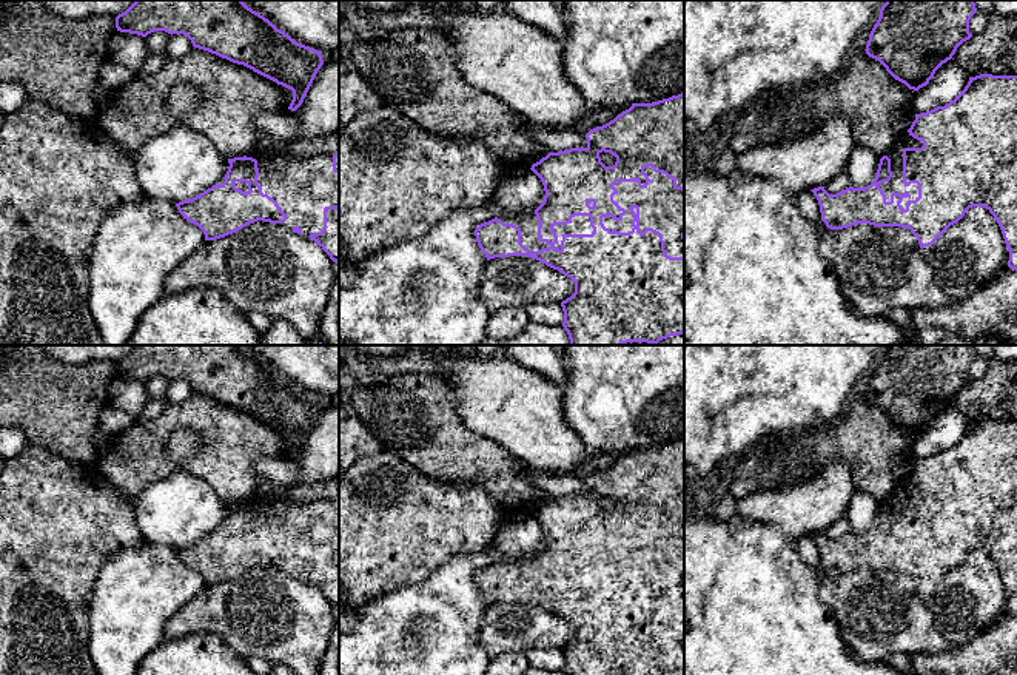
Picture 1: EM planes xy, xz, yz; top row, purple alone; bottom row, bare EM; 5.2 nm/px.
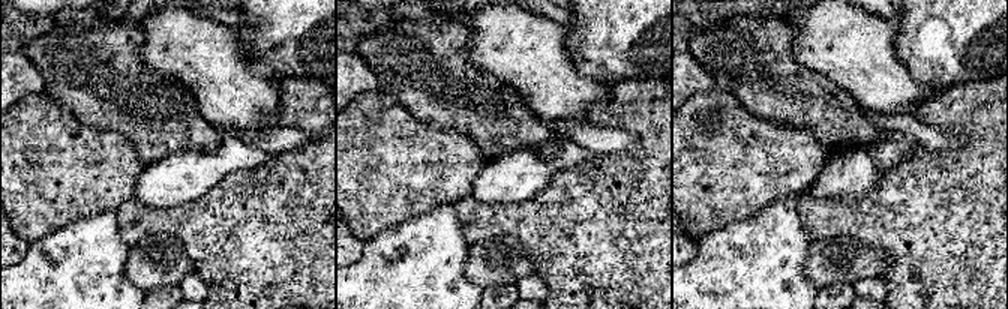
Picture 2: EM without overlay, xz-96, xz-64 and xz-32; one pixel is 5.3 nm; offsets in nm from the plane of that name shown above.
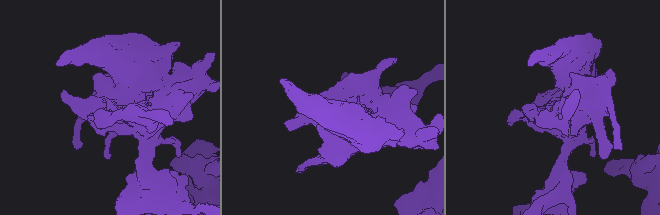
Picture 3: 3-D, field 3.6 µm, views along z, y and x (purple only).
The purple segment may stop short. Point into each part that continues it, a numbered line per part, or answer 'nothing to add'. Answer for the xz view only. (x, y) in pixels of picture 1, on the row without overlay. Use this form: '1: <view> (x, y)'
1: xz (661, 552)

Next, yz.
1: yz (903, 486)

